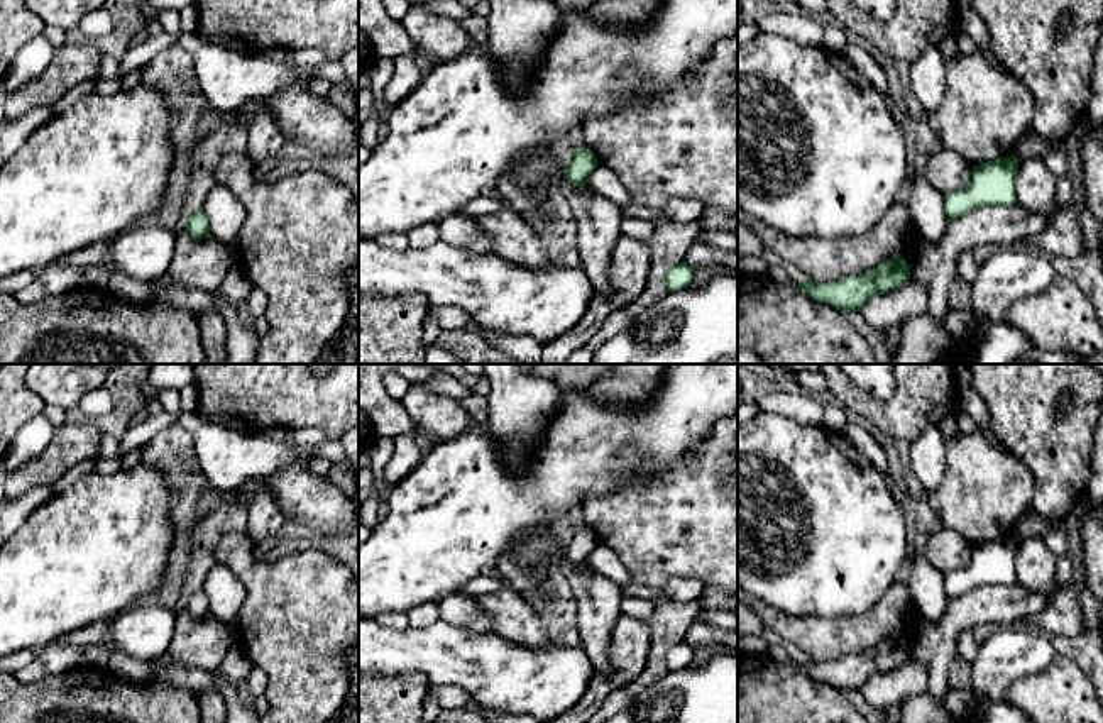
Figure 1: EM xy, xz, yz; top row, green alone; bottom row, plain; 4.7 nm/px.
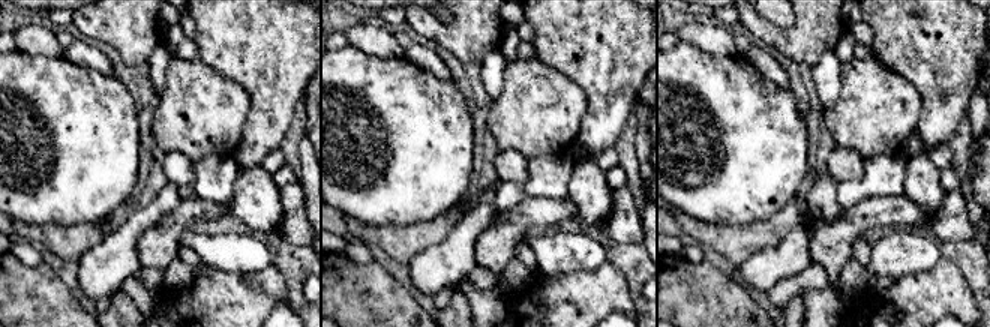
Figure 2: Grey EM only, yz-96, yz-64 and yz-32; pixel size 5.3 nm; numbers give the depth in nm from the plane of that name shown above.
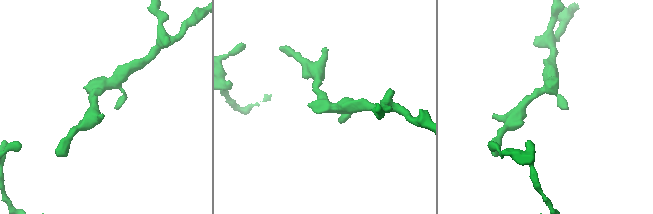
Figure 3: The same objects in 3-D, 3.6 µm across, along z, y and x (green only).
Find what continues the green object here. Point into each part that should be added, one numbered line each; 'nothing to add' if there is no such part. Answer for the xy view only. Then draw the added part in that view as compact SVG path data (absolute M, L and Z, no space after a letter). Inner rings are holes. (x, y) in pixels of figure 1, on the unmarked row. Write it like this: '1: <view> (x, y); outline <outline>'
nothing to add

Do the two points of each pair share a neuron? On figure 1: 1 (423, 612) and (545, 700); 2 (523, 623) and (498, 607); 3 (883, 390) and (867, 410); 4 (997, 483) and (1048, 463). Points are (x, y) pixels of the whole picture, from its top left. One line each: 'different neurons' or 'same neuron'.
1: different neurons
2: same neuron
3: different neurons
4: different neurons

